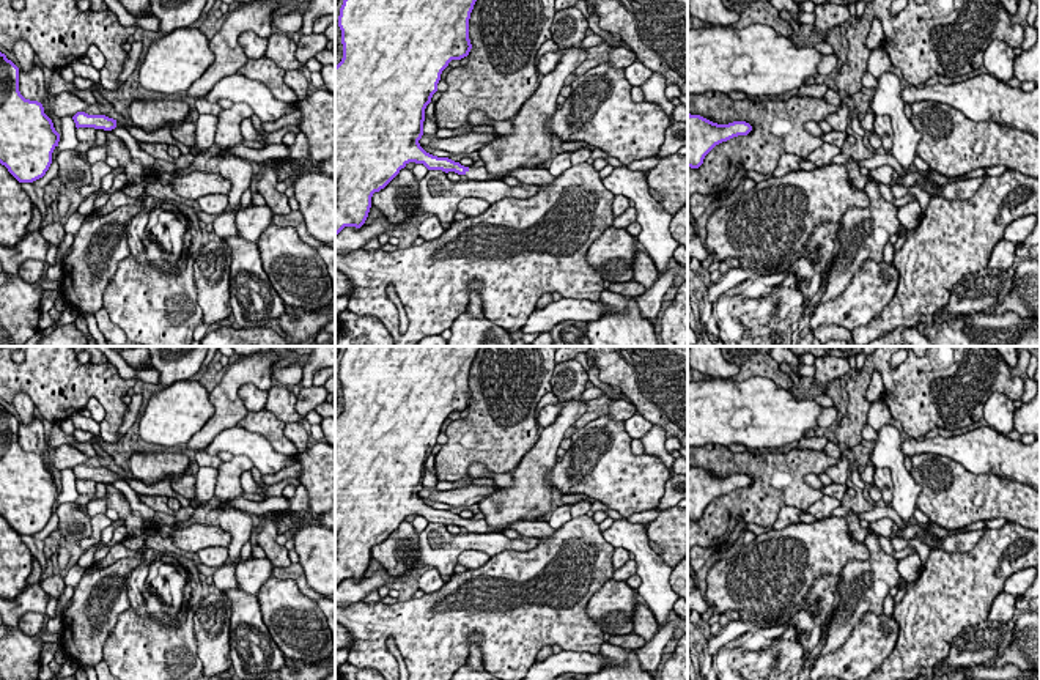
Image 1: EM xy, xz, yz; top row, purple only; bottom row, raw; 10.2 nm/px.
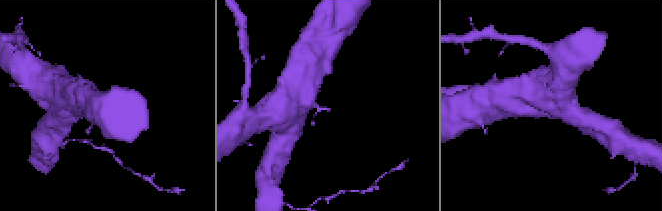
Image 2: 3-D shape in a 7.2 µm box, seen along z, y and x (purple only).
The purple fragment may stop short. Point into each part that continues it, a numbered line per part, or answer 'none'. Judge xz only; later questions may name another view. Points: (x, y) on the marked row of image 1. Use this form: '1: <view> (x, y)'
1: xz (475, 173)

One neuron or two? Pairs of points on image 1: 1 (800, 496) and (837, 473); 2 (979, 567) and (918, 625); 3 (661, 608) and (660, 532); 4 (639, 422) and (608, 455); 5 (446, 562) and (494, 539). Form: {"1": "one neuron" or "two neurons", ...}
{"1": "two neurons", "2": "one neuron", "3": "two neurons", "4": "two neurons", "5": "one neuron"}

